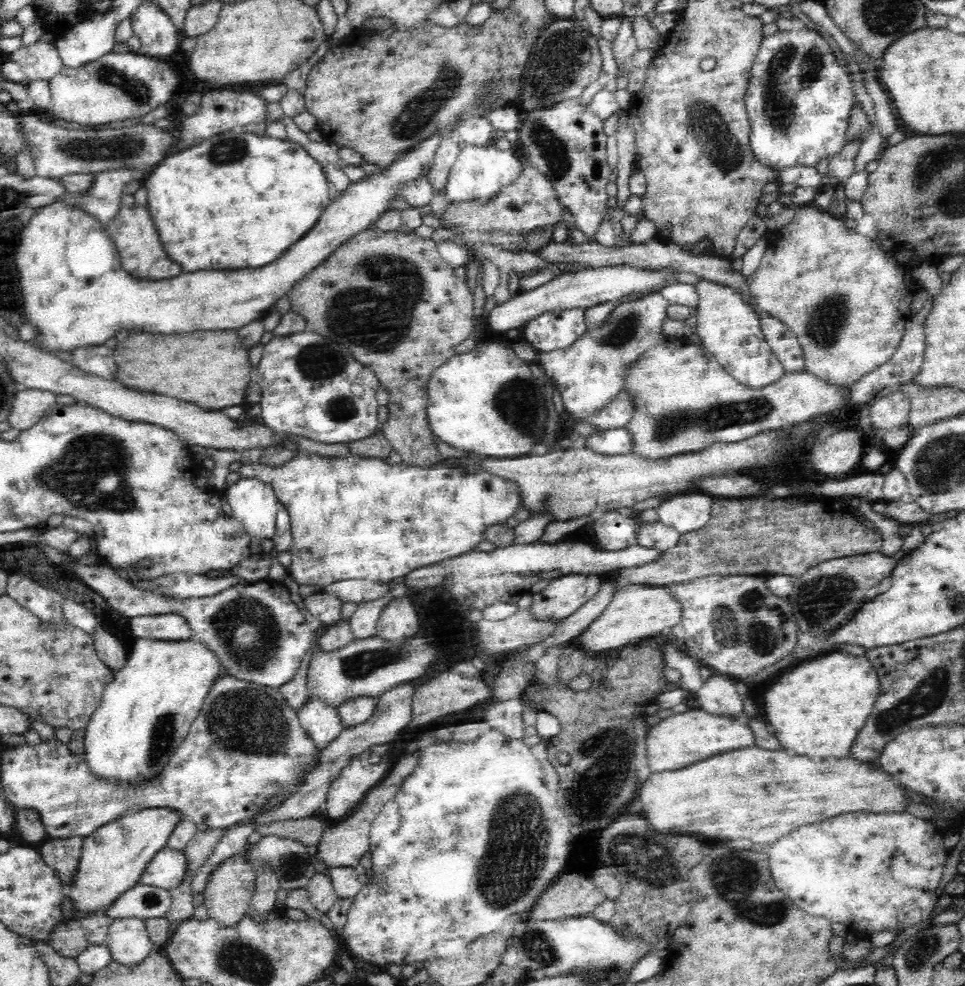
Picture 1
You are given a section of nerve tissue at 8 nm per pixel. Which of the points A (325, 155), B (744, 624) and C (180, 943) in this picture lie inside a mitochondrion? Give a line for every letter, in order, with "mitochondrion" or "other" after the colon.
A: other
B: mitochondrion
C: other

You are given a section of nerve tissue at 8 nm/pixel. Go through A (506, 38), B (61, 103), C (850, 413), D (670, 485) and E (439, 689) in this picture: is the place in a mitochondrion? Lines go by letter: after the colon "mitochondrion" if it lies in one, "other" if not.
A: other
B: other
C: other
D: other
E: other

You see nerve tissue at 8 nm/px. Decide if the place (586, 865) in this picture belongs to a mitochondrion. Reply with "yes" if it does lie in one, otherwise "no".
no

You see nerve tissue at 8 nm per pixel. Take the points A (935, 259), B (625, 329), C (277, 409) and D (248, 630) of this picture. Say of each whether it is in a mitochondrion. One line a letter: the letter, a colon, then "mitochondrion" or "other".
A: other
B: mitochondrion
C: other
D: mitochondrion

